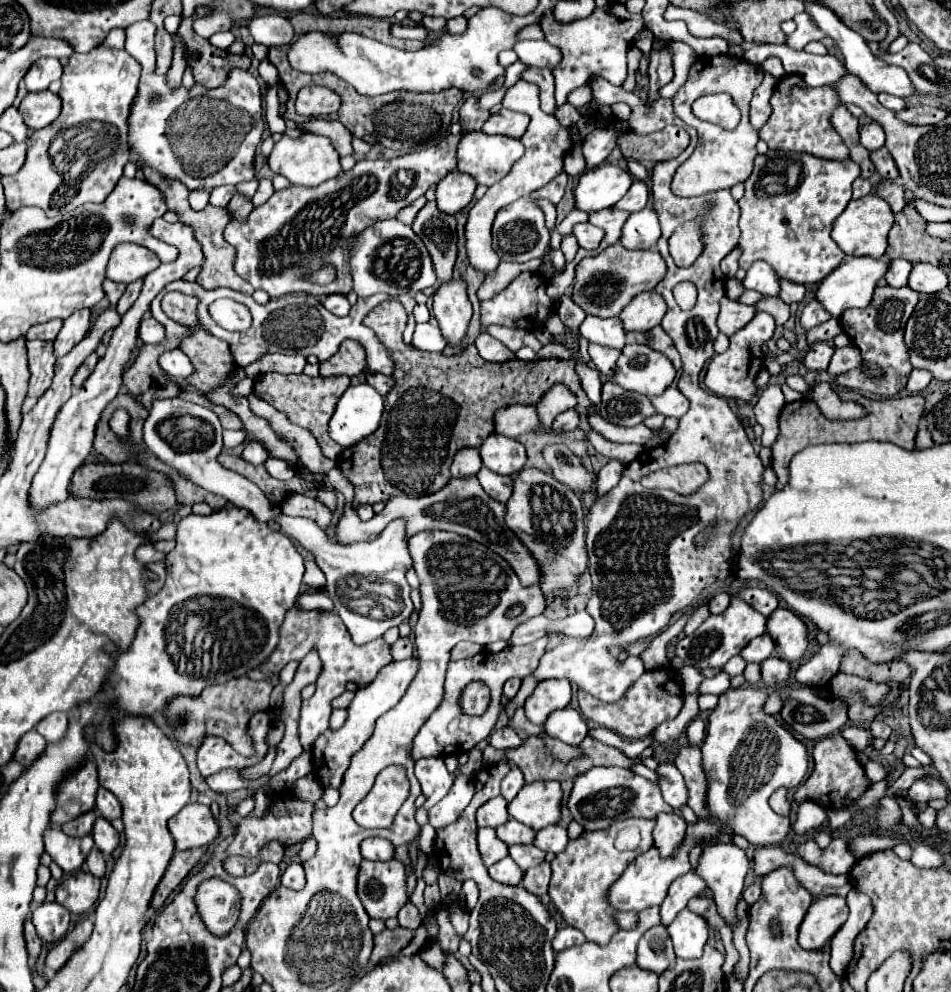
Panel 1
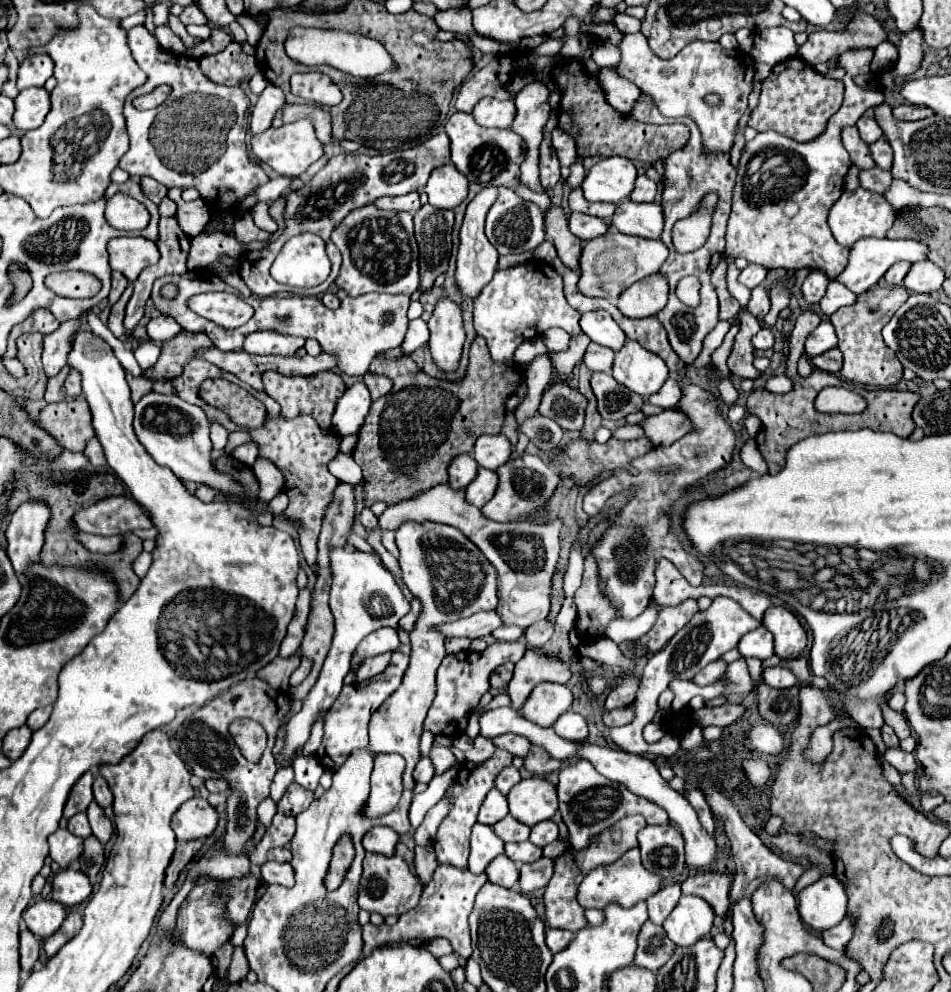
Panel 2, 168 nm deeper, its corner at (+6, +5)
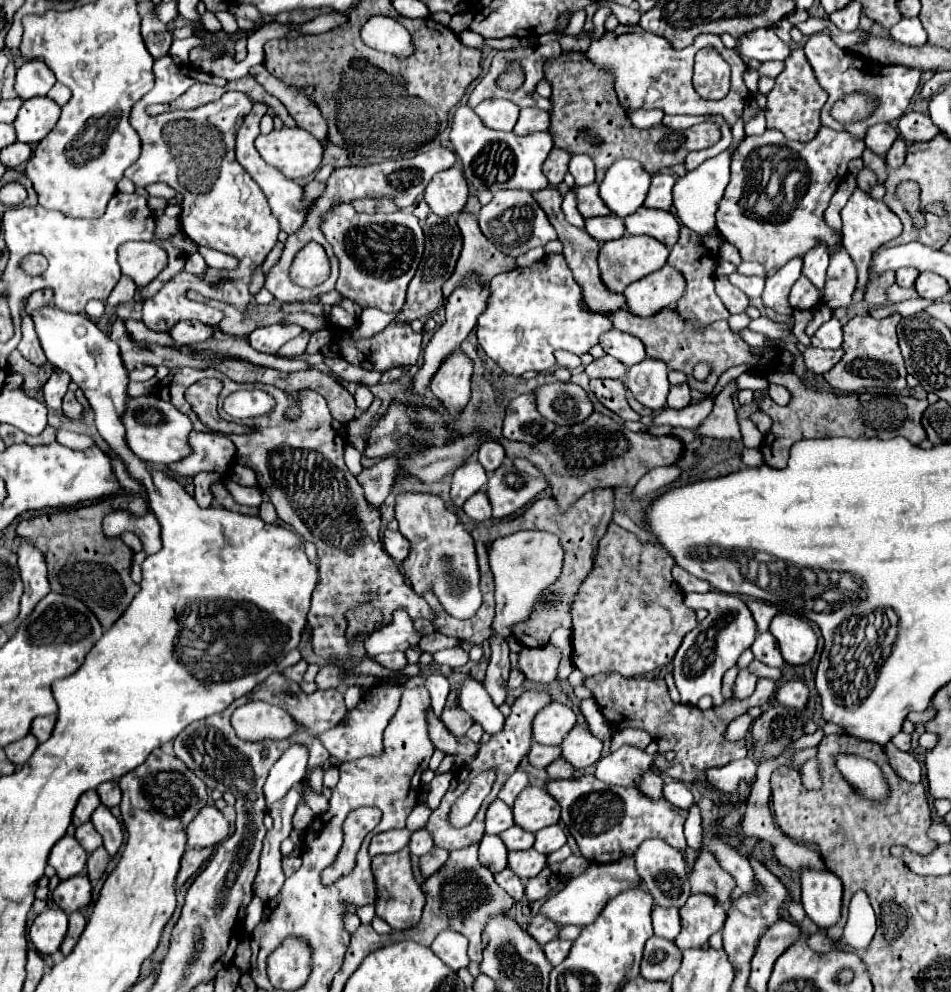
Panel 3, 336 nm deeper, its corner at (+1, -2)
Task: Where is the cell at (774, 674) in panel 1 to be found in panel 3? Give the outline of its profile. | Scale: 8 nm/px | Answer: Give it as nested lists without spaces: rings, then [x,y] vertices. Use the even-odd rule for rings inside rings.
[[[786,681],[786,683],[780,683],[776,689],[776,701],[796,711],[804,711],[808,697],[810,697],[810,691],[804,681]]]

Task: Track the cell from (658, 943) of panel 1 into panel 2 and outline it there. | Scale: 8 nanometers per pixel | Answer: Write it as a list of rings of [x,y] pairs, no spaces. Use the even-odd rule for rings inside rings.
[[[651,920],[641,926],[637,944],[639,946],[635,952],[635,964],[651,972],[657,972],[673,956],[675,950],[675,944],[667,938],[663,926],[653,924]]]

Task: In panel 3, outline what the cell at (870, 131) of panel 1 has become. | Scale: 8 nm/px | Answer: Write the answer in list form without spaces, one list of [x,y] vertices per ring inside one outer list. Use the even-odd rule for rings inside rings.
[[[878,123],[878,125],[872,125],[872,127],[868,129],[864,143],[866,143],[866,147],[868,147],[870,151],[874,151],[876,155],[884,157],[886,151],[888,151],[888,149],[892,147],[892,143],[896,141],[896,137],[898,137],[898,133],[896,133],[896,129],[894,129],[892,125],[888,125],[888,123]]]

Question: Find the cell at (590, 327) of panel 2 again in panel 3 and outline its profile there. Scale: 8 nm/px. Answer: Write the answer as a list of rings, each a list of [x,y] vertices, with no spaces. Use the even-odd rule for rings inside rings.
[[[612,329],[610,333],[602,335],[600,345],[604,347],[604,351],[612,357],[616,357],[618,361],[622,361],[626,367],[632,367],[640,361],[646,359],[646,347],[644,343],[634,337],[634,335],[626,335],[618,329]]]

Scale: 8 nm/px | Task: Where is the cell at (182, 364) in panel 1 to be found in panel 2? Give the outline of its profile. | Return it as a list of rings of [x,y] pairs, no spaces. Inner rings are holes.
[[[145,342],[135,350],[135,358],[143,370],[151,368],[159,360],[159,356],[161,356],[161,348],[155,342]]]

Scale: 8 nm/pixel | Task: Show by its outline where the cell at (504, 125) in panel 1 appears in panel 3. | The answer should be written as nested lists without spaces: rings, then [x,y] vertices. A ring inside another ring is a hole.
[[[508,99],[482,101],[474,111],[486,127],[496,131],[512,131],[518,121],[518,107]]]

